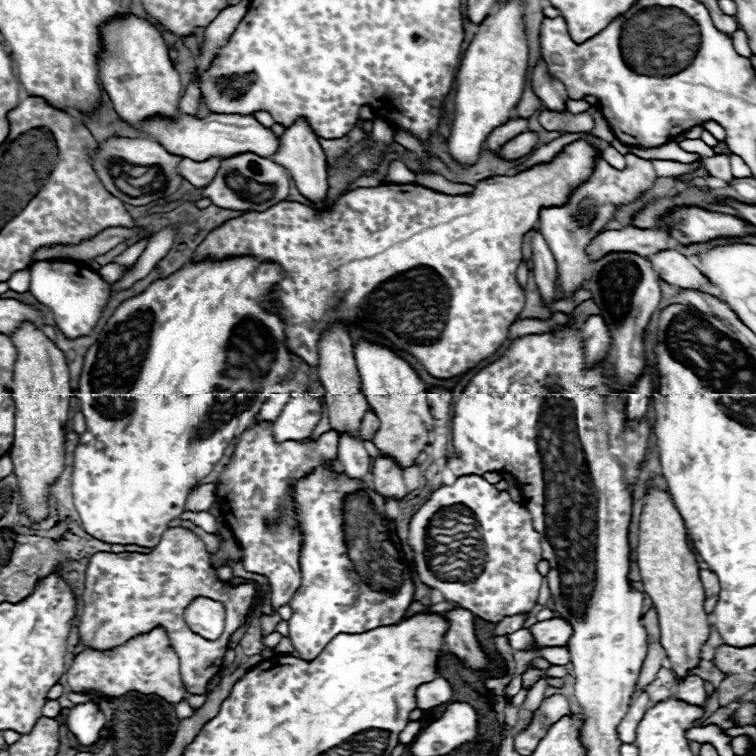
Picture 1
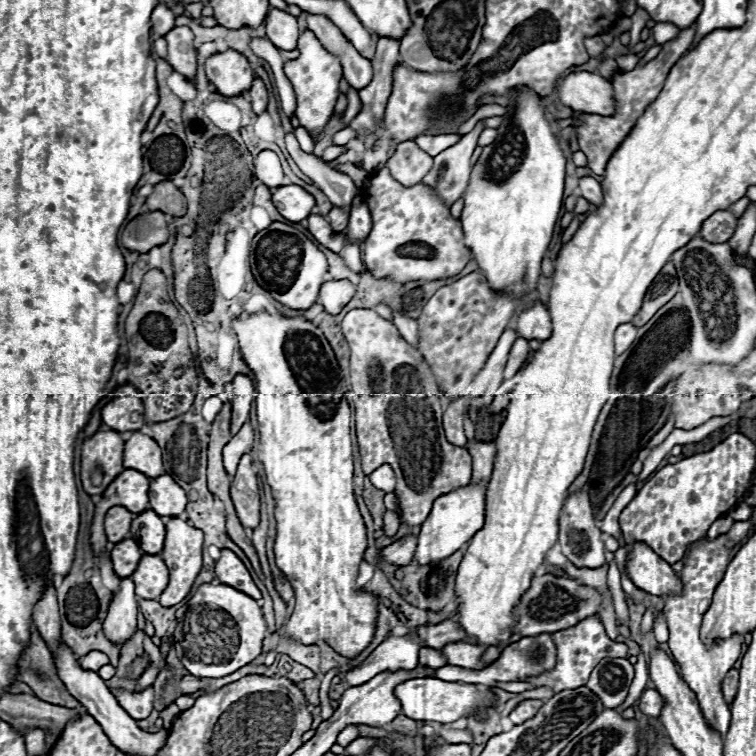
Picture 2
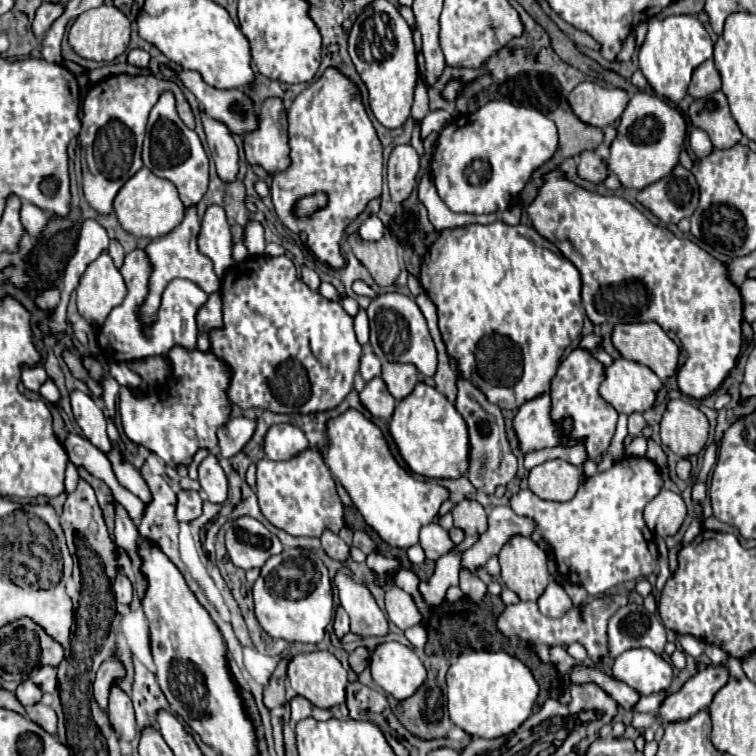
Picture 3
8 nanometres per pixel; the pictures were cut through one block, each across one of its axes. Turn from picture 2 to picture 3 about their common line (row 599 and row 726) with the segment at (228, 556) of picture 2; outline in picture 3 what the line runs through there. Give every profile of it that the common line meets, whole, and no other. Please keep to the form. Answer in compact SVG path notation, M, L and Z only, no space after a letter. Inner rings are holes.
M234 676L234 686L236 686L236 692L238 692L238 696L242 698L242 706L244 706L244 712L246 712L246 716L250 718L250 722L254 724L254 728L256 728L256 734L258 734L258 740L262 740L264 738L264 734L260 732L260 716L258 716L258 710L256 710L256 704L254 704L254 698L252 698L252 692L248 692L238 680L236 680L236 676Z

